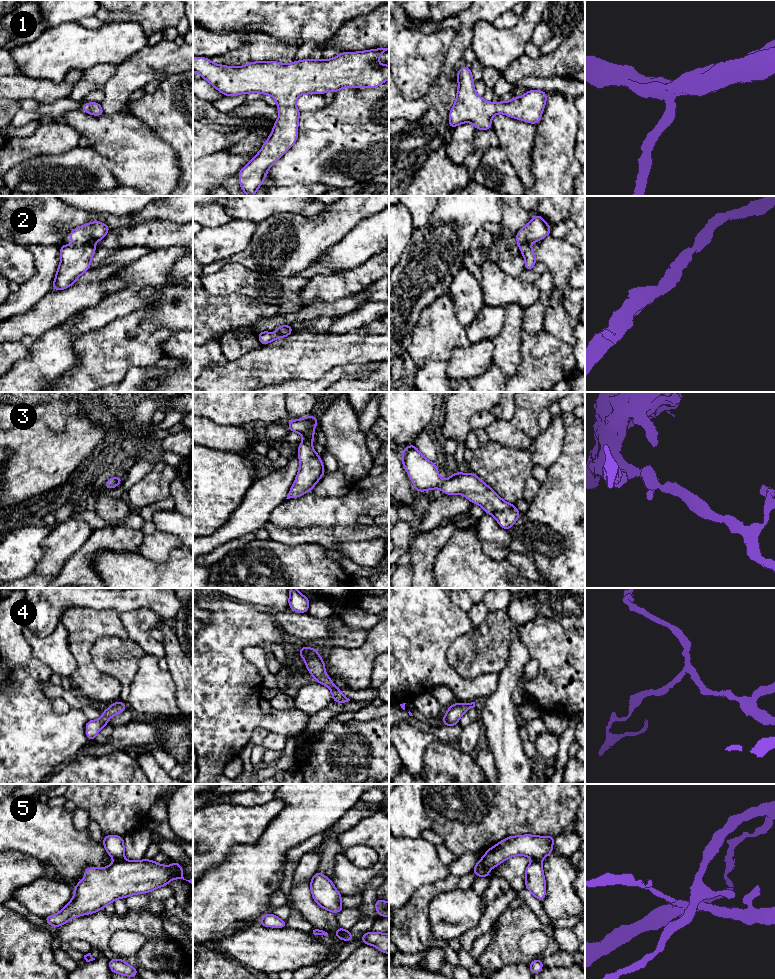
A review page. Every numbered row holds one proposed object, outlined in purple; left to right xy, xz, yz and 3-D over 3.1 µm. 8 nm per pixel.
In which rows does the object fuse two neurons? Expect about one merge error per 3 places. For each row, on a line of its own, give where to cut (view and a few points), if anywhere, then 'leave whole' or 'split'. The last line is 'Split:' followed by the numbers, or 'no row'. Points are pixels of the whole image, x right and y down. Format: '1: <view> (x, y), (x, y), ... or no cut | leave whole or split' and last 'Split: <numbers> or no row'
1: no cut | leave whole
2: no cut | leave whole
3: no cut | leave whole
4: no cut | leave whole
5: xy (123, 858), (115, 861) | split
Split: 5

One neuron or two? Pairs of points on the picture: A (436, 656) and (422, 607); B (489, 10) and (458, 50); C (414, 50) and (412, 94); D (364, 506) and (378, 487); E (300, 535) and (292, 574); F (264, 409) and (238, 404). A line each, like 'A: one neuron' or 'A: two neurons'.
A: one neuron
B: one neuron
C: one neuron
D: one neuron
E: two neurons
F: one neuron

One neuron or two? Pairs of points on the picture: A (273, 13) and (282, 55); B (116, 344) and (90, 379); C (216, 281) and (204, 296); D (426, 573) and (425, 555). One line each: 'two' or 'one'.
A: two
B: one
C: two
D: one

